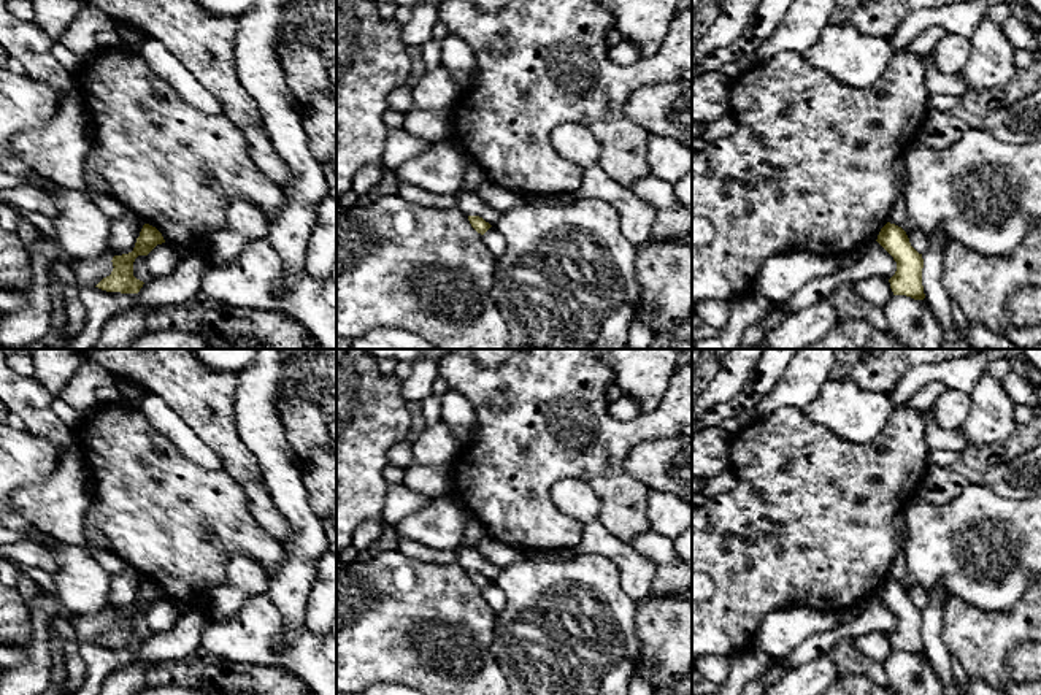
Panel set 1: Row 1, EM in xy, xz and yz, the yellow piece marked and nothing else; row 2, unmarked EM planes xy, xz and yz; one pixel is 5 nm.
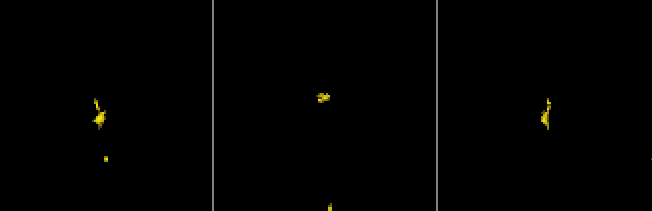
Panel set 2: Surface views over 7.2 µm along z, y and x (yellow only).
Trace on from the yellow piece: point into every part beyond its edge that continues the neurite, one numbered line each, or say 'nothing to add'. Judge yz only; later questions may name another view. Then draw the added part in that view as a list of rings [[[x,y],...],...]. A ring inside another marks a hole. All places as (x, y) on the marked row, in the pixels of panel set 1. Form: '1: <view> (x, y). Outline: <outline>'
nothing to add

